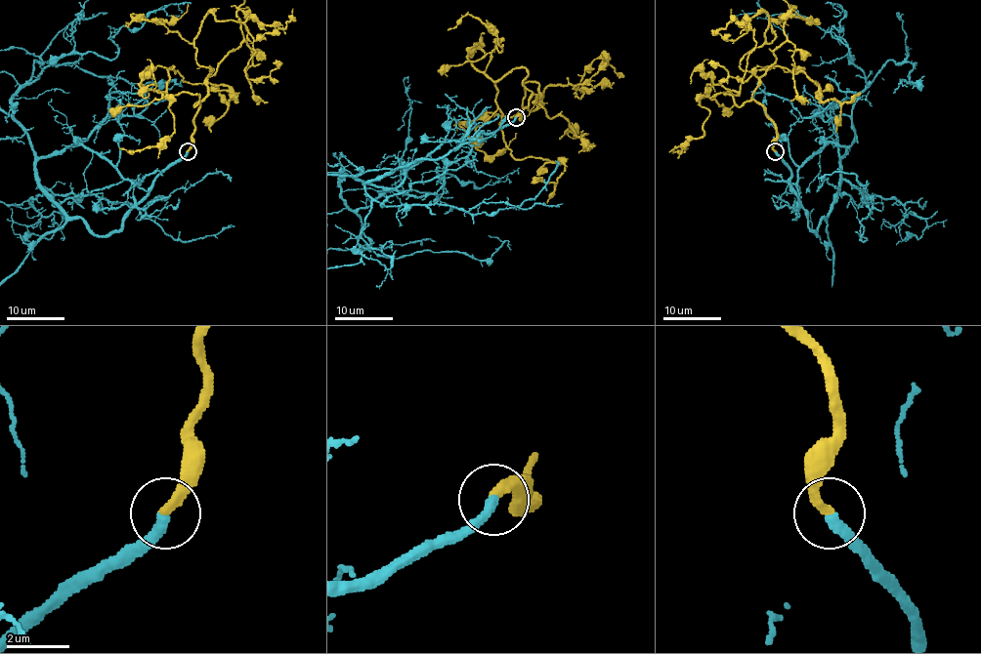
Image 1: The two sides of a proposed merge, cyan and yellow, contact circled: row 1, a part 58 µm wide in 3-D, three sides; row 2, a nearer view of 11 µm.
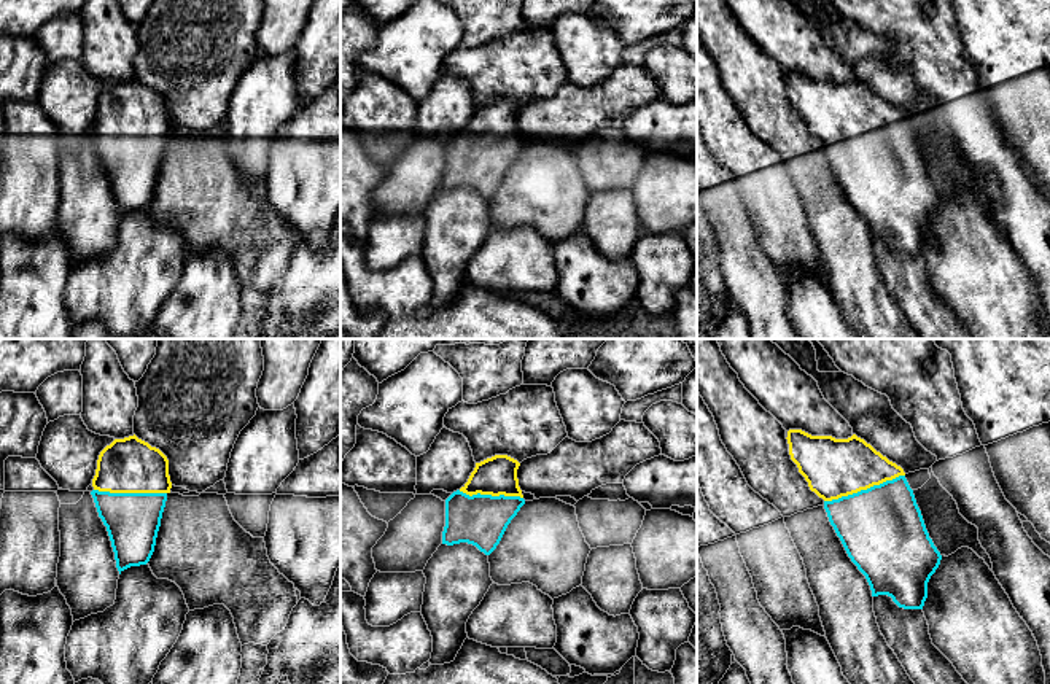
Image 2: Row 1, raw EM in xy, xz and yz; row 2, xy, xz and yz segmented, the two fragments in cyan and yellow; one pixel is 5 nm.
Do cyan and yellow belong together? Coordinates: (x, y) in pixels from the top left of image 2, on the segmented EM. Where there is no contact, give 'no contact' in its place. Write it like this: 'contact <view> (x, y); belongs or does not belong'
contact yz (864, 490); belongs

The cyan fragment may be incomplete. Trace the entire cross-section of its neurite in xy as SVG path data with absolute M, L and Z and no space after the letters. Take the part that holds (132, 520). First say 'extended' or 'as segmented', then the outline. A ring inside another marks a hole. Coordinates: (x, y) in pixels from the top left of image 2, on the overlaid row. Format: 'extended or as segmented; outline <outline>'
extended; outline M135 434L115 439L99 455L92 487L119 574L146 565L172 488L167 457Z

